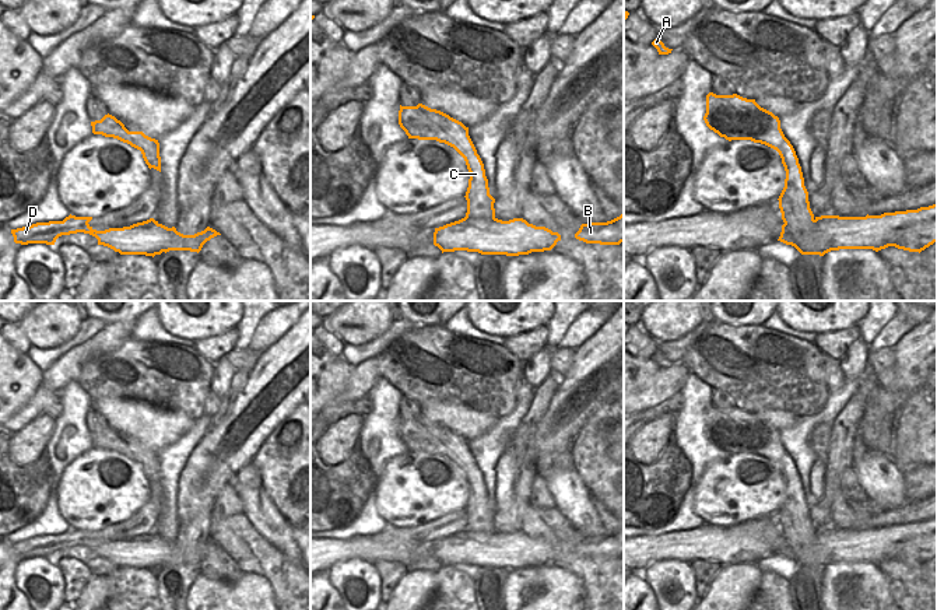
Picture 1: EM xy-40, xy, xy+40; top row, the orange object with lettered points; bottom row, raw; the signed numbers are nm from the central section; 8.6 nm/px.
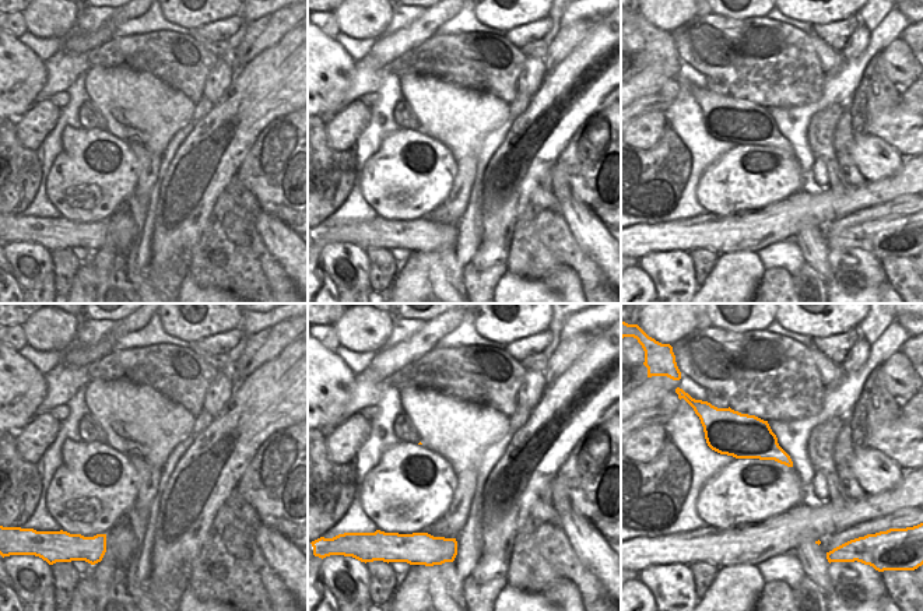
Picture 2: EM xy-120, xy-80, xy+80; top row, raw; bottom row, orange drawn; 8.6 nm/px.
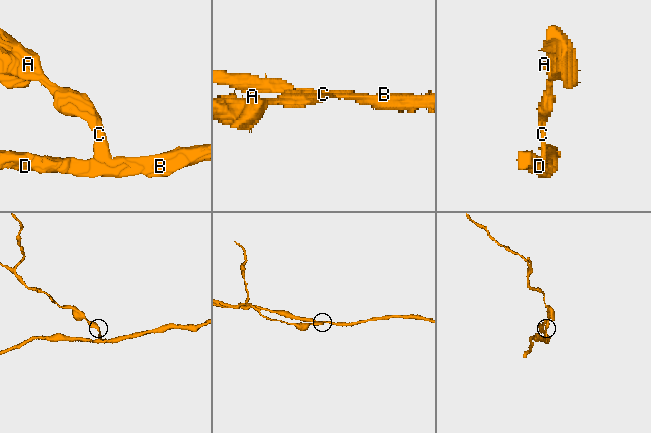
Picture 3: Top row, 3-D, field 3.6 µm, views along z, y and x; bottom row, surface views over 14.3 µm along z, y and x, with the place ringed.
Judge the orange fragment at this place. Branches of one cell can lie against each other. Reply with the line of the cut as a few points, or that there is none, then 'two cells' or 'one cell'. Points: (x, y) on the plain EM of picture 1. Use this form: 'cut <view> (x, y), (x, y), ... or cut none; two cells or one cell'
cut xy (495, 532), (484, 536), (453, 536); two cells

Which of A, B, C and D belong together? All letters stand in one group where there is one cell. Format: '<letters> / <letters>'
A C / B D

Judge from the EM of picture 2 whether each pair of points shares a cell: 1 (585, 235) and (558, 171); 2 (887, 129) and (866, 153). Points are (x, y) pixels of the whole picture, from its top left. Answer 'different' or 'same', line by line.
1: same
2: different

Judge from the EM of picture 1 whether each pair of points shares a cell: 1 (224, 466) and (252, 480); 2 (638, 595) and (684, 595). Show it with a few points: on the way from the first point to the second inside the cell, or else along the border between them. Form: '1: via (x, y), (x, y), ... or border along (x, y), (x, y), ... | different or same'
1: border along (251, 460), (231, 483) | different
2: border along (639, 572), (656, 595) | different

